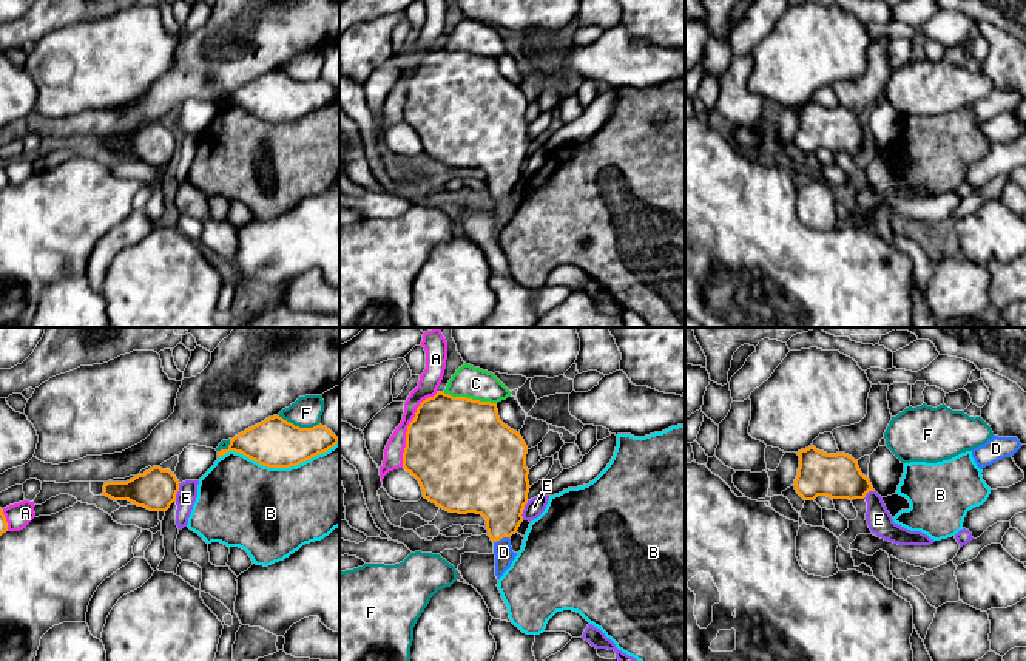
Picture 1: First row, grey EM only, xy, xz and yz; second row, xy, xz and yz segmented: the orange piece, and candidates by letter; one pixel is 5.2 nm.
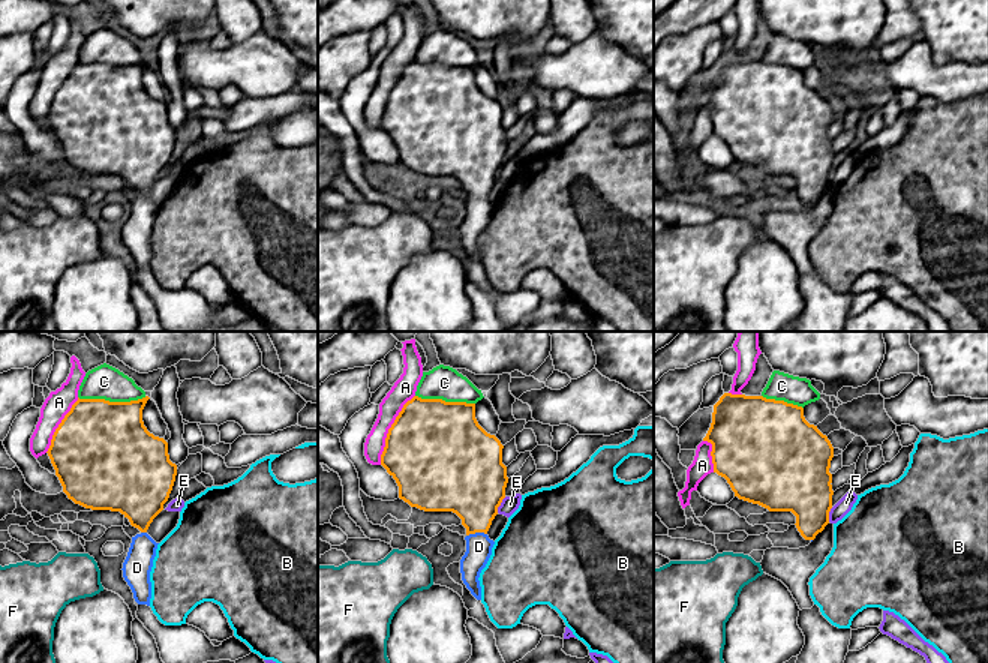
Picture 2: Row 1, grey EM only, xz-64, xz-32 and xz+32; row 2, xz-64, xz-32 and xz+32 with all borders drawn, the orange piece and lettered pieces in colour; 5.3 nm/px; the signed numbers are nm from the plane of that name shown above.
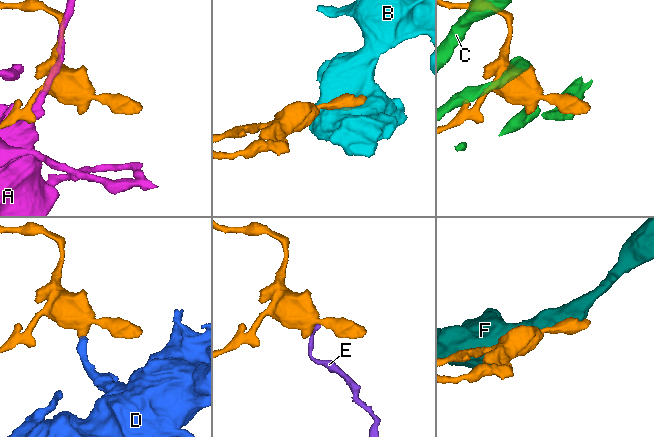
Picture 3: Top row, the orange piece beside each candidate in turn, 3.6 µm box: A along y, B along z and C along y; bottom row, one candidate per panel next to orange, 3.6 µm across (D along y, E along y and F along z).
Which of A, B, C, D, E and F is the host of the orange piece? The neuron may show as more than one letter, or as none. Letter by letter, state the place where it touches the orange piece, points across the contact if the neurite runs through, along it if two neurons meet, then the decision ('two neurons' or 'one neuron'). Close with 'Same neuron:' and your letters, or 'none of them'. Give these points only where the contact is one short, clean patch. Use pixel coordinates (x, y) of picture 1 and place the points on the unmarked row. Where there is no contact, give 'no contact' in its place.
A: contact xz (408, 81); two neurons
B: contact xy (278, 121); two neurons
C: contact xz (469, 53); two neurons
D: contact xz (500, 192); way xz (497, 144), (500, 153), (500, 192), (503, 206); one neuron
E: contact xz (523, 162); border xz (528, 155), (522, 173); two neurons
F: contact xy (298, 81); two neurons
Same neuron: D

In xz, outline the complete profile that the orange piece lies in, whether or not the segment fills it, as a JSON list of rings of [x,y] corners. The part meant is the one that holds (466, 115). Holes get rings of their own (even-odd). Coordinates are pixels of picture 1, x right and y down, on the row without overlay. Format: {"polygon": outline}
{"polygon": [[[444,46],[420,57],[406,86],[403,122],[418,134],[423,151],[449,167],[475,167],[486,173],[488,190],[494,196],[497,233],[517,210],[509,192],[523,176],[528,158],[531,141],[526,108],[523,91],[500,74],[497,57]]]}

